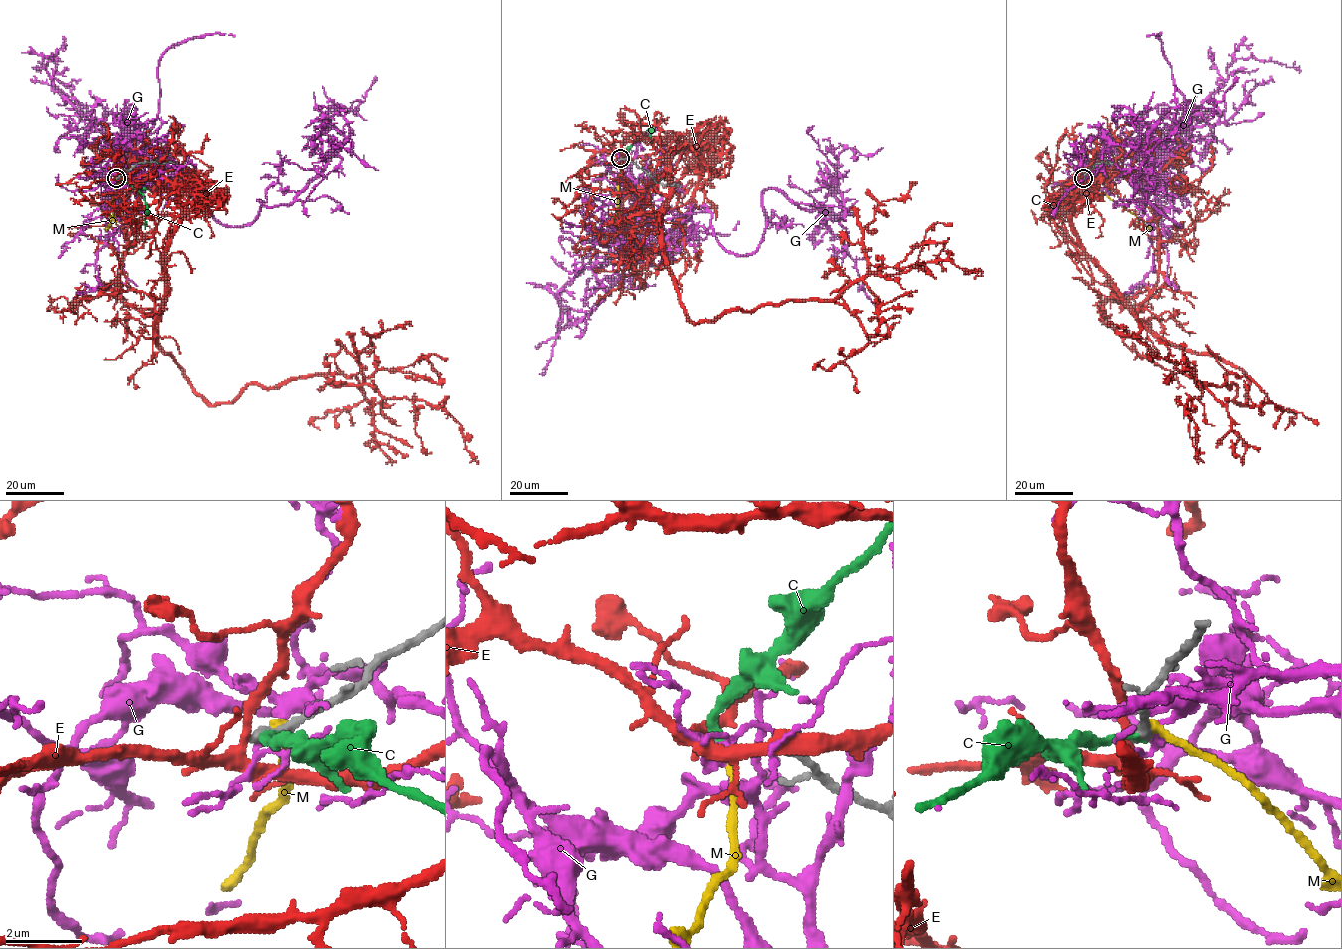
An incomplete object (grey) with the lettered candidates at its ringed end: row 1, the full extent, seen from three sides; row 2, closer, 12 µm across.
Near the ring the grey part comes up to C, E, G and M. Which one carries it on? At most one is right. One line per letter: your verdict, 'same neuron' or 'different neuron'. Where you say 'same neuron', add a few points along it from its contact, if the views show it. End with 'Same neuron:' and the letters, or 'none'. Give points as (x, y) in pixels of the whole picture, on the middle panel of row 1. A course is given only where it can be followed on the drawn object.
C: different neuron
E: different neuron
G: different neuron
M: different neuron
Same neuron: none

